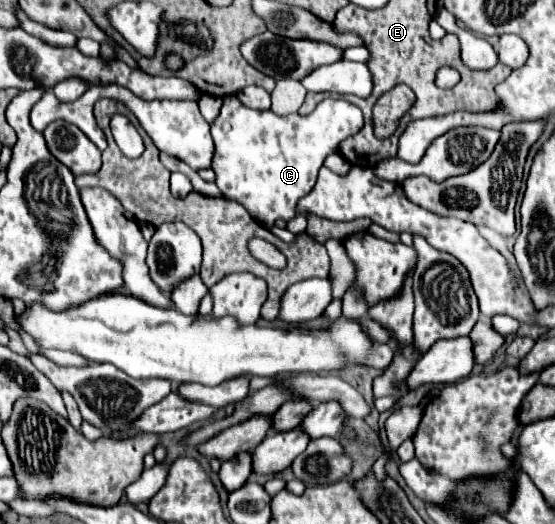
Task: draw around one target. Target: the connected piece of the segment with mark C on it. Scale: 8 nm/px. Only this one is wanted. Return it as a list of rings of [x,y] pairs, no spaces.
[[[236,95],[224,97],[218,117],[210,123],[214,139],[214,161],[212,161],[212,171],[216,175],[214,183],[218,185],[224,197],[242,203],[260,225],[266,225],[270,229],[276,225],[278,219],[290,221],[296,217],[298,213],[296,205],[304,195],[312,191],[318,169],[322,167],[324,159],[330,153],[336,153],[338,145],[346,137],[356,135],[362,129],[362,125],[364,125],[362,111],[344,99],[324,99],[310,115],[294,113],[282,117],[272,111],[248,109]]]

